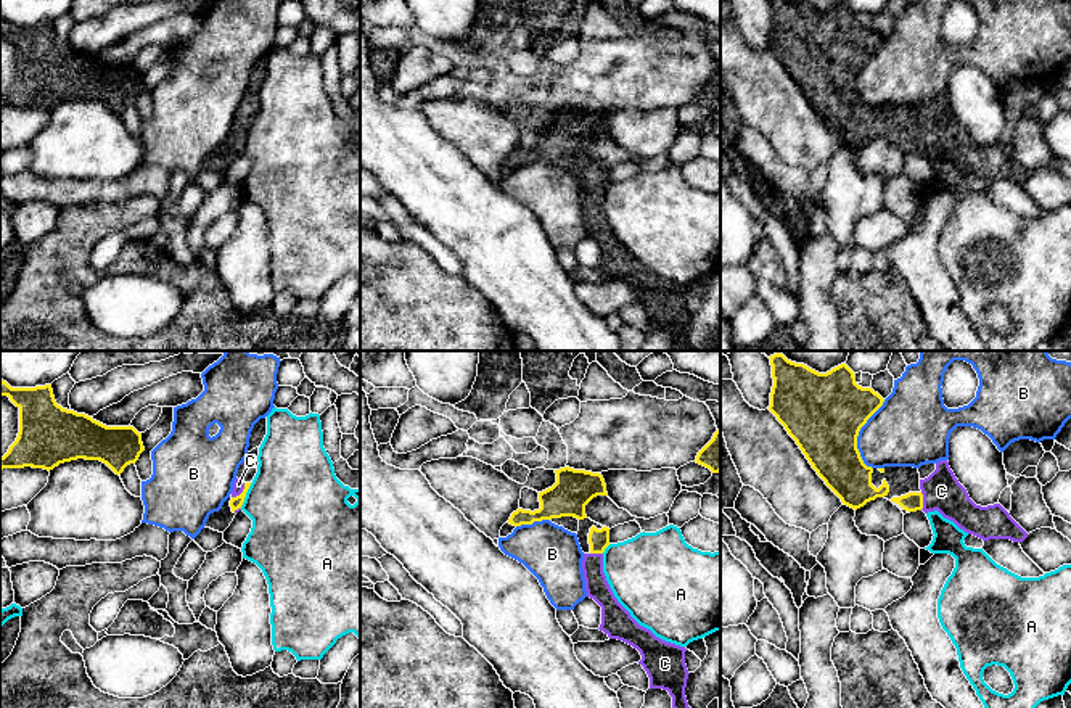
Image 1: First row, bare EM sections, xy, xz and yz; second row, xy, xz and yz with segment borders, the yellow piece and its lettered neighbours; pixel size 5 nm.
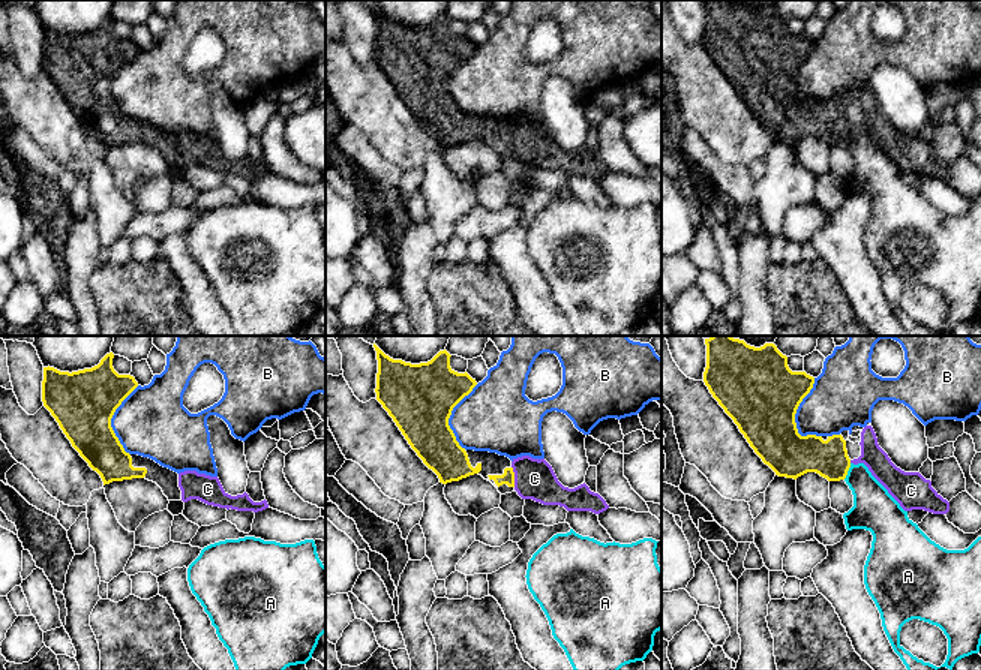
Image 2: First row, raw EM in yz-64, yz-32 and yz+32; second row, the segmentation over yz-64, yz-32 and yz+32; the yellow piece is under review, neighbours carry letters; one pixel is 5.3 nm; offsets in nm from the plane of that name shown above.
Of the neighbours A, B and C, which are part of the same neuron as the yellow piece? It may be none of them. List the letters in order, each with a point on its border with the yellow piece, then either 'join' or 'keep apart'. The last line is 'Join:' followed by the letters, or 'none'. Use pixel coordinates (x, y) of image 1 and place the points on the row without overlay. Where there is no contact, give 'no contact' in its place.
A: xy (245, 135) | keep apart
B: yz (857, 74) | keep apart
C: xy (242, 132) | join
Join: C

